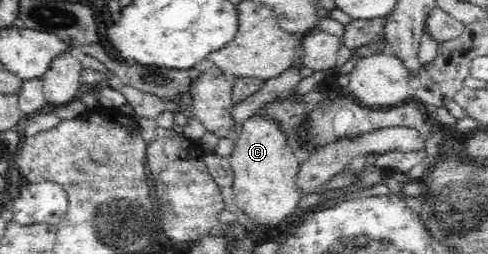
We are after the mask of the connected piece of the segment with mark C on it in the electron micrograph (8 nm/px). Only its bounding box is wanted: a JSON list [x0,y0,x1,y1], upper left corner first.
[230,111,310,231]

